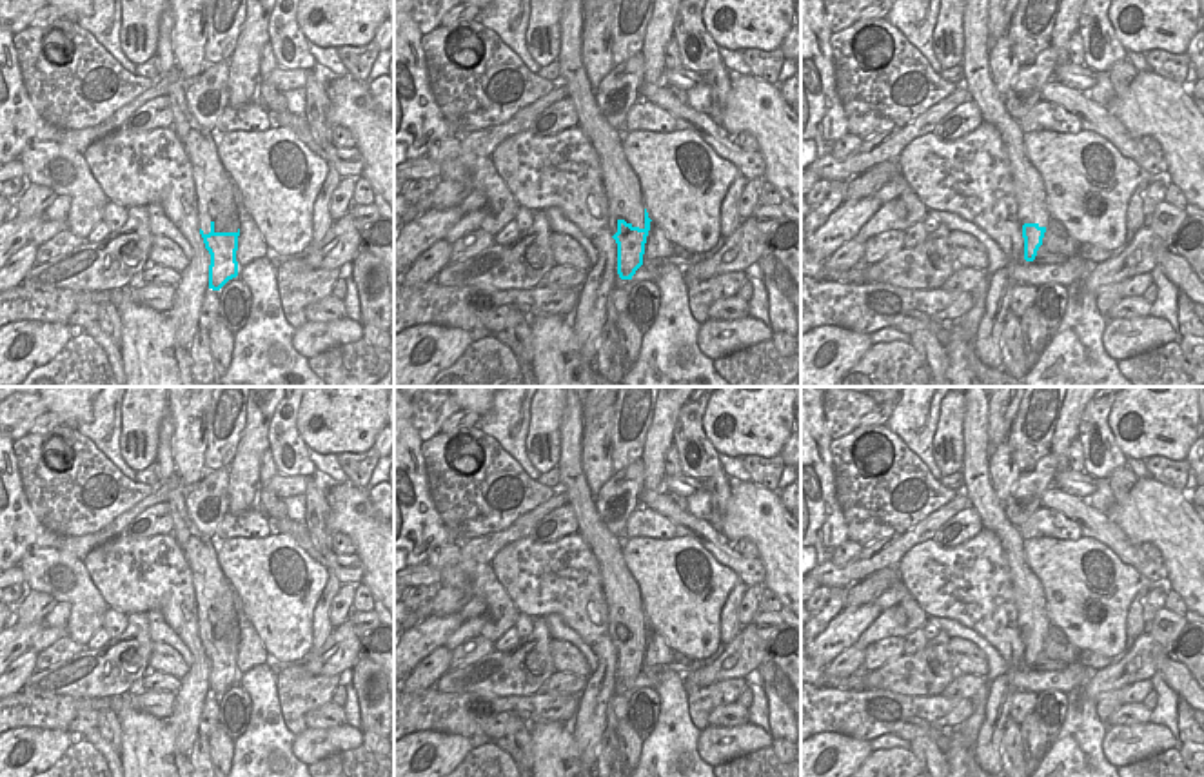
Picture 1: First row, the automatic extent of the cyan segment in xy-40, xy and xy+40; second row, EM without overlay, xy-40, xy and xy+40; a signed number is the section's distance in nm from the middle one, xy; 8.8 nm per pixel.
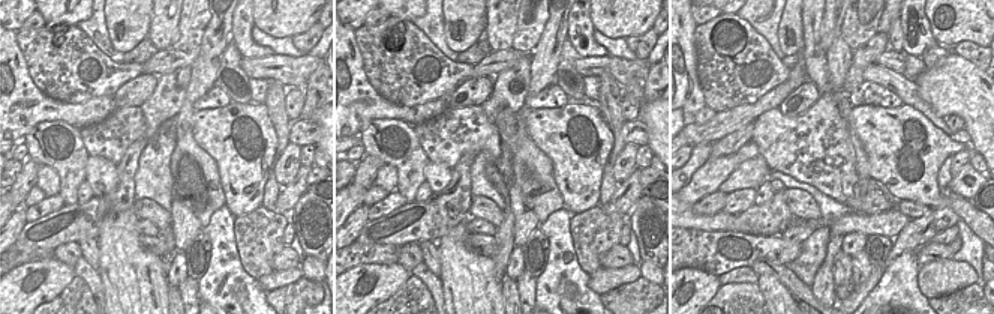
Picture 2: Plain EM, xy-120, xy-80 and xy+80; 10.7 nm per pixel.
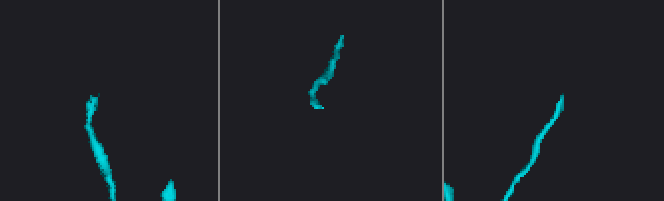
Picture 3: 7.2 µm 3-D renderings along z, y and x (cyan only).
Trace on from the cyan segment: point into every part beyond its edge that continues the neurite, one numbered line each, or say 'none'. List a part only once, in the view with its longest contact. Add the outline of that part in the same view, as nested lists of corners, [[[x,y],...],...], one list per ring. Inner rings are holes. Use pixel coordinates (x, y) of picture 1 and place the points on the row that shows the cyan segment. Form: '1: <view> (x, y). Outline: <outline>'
1: xy (621, 186). Outline: [[[565,0],[559,18],[559,82],[574,102],[579,129],[597,152],[603,189],[608,200],[608,231],[617,232],[617,221],[645,229],[641,185],[623,154],[623,134],[601,114],[594,89],[581,58],[583,0]]]

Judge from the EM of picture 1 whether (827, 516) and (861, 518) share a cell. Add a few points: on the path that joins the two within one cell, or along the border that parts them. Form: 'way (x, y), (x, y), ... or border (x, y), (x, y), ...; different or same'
border (834, 476), (834, 494), (848, 538); different

